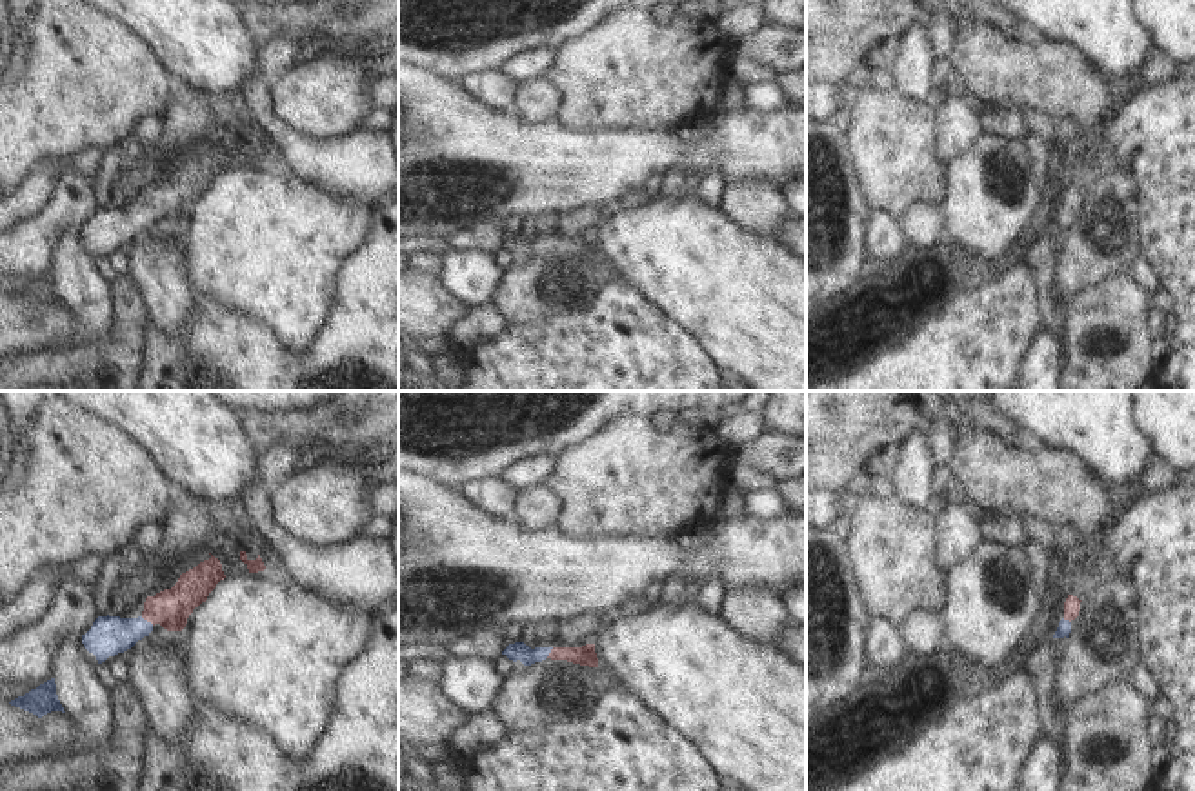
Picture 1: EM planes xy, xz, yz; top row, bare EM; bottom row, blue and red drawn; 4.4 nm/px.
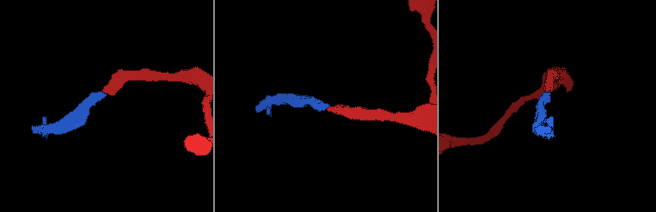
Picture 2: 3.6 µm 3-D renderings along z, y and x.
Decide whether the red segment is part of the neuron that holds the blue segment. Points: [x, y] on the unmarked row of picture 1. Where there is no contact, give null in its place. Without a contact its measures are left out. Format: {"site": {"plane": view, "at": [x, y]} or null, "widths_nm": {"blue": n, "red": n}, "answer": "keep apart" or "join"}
{"site": {"plane": "xy", "at": [146, 213]}, "widths_nm": {"blue": 180, "red": 170}, "answer": "join"}

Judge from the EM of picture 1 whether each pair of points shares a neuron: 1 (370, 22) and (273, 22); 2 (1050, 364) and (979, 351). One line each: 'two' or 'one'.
1: one
2: two

